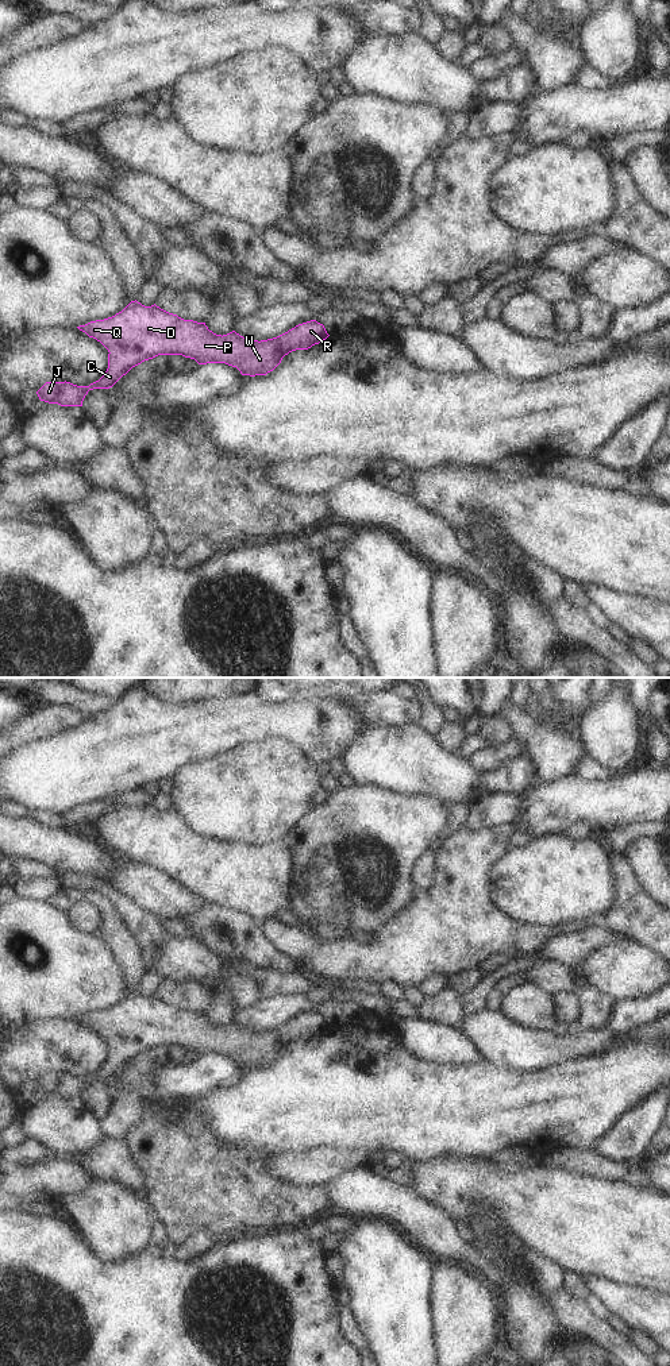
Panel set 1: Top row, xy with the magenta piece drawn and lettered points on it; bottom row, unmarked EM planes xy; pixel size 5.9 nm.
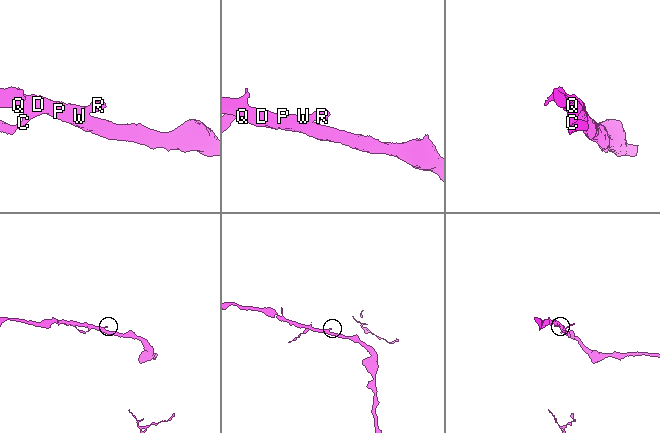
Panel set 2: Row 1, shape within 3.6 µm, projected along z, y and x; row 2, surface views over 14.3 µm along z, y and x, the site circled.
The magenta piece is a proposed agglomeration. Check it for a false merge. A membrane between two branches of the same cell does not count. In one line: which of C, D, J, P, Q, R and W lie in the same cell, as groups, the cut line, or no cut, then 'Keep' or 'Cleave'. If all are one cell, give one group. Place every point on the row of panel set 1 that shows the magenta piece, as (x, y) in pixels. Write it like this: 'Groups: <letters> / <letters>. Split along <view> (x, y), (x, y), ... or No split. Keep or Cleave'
Groups: C D J P Q R W. No split. Keep.

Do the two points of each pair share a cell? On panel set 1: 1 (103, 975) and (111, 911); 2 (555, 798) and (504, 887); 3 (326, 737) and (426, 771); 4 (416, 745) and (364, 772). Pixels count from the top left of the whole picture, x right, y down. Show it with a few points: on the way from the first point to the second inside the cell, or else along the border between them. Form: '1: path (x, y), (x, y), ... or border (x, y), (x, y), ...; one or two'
1: border (99, 934), (124, 971); two
2: border (563, 834), (545, 834), (534, 840); two
3: border (368, 725), (365, 732), (342, 757); two
4: path (403, 757), (377, 759); one

